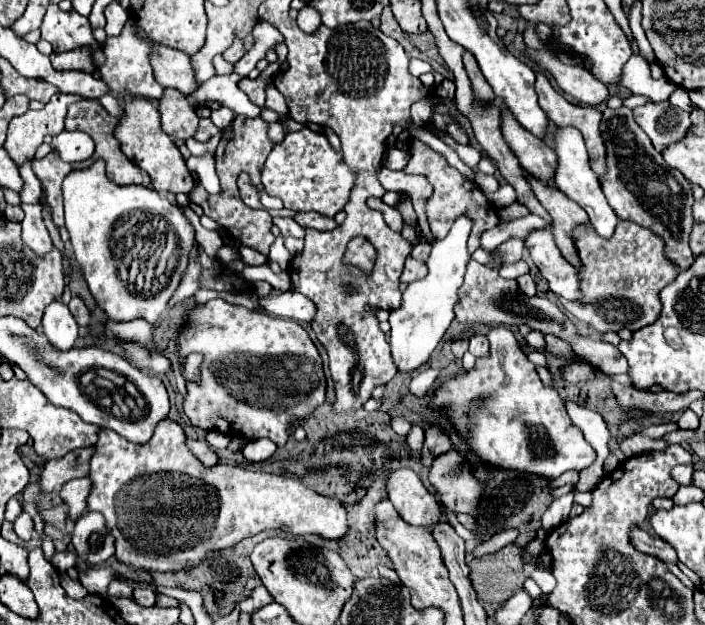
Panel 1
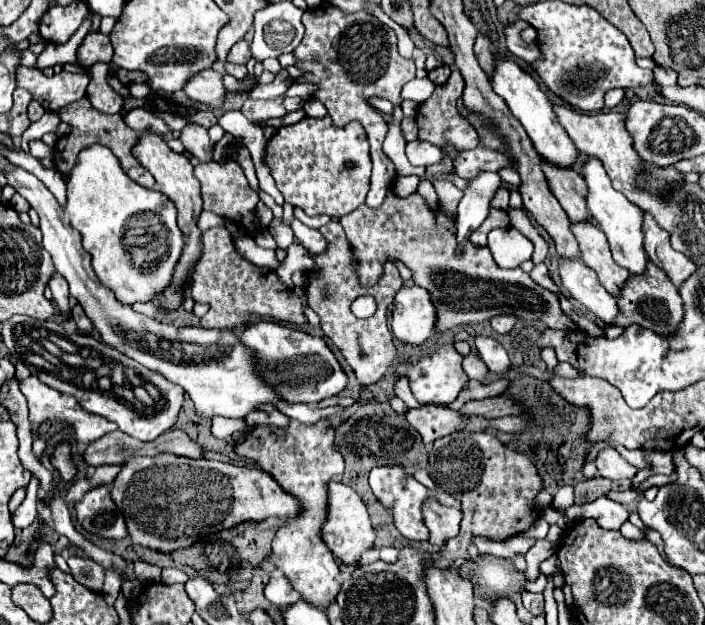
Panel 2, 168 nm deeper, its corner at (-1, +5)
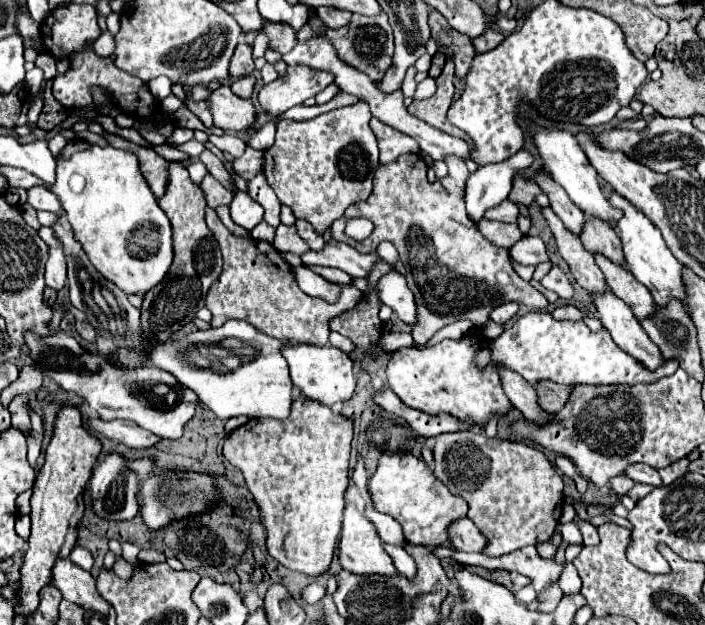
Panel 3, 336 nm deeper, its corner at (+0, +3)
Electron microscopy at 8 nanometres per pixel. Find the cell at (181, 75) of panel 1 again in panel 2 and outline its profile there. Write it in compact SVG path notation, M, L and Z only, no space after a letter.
M213 68L203 70L203 74L195 74L195 78L191 78L183 90L191 100L203 102L211 108L221 108L223 98L229 94L223 86L223 74L215 72Z

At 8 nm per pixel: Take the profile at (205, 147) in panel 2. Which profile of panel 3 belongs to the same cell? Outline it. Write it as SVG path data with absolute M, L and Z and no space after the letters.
M204 150L200 156L198 156L204 164L206 164L206 168L208 168L208 172L218 180L218 182L222 182L226 188L234 188L234 180L232 180L232 174L230 174L230 170L224 166L224 162L220 160L220 156L216 156L214 152L210 152L210 150Z

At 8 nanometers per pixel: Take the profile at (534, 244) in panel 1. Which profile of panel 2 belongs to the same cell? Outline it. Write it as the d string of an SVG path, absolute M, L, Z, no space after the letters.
M561 258L559 274L561 274L563 286L579 304L591 310L605 324L615 322L615 316L619 314L617 300L611 298L611 294L607 294L607 290L599 284L597 274L589 266L585 266L583 260Z

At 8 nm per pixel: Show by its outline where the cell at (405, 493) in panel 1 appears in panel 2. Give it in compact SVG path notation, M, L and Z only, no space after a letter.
M427 502L427 506L423 506L423 518L427 522L427 528L431 530L431 538L429 542L433 546L445 546L447 540L455 538L459 534L459 524L463 518L463 512L457 508L447 508L447 506L439 506L437 502Z

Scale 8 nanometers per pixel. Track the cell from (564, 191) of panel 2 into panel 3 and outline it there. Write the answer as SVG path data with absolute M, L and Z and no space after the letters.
M584 214L584 224L582 224L582 236L580 242L588 252L598 252L610 258L616 264L624 264L624 254L622 254L622 244L620 238L616 236L614 228L606 224L606 220L596 220L596 216Z

